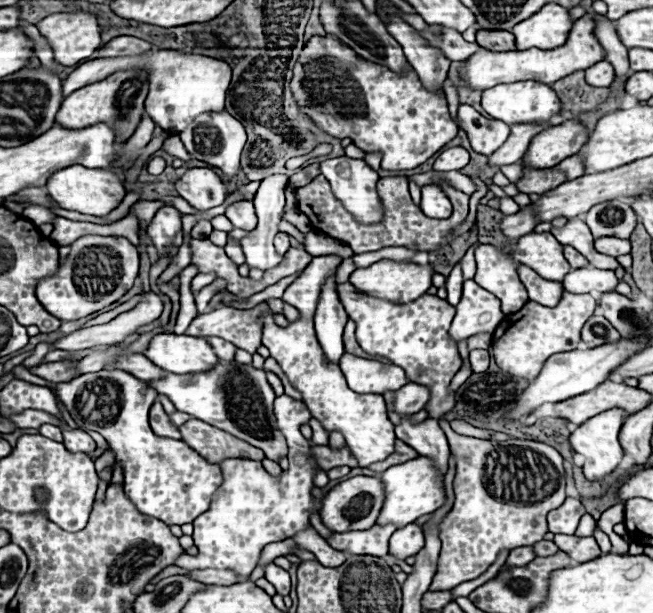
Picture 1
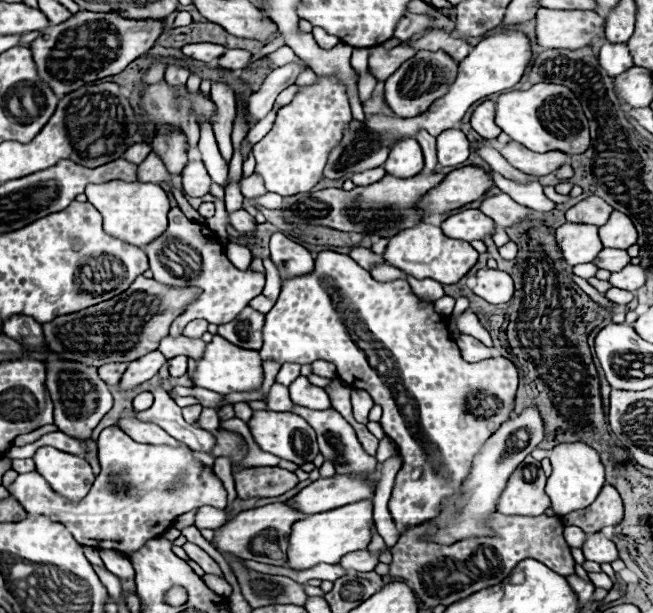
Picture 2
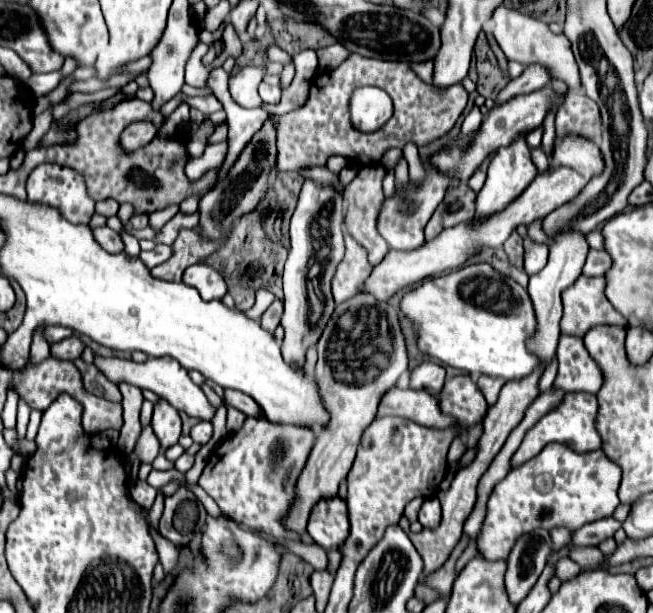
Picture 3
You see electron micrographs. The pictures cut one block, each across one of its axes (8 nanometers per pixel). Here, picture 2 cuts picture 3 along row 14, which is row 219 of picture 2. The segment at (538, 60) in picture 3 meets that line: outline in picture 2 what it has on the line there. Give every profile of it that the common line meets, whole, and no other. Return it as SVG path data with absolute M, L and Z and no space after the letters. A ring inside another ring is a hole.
M496 194L492 198L486 198L482 202L480 210L486 216L490 216L496 222L496 226L500 226L500 228L516 226L516 222L524 222L524 218L528 218L528 214L534 212L532 208L514 202L508 194Z

